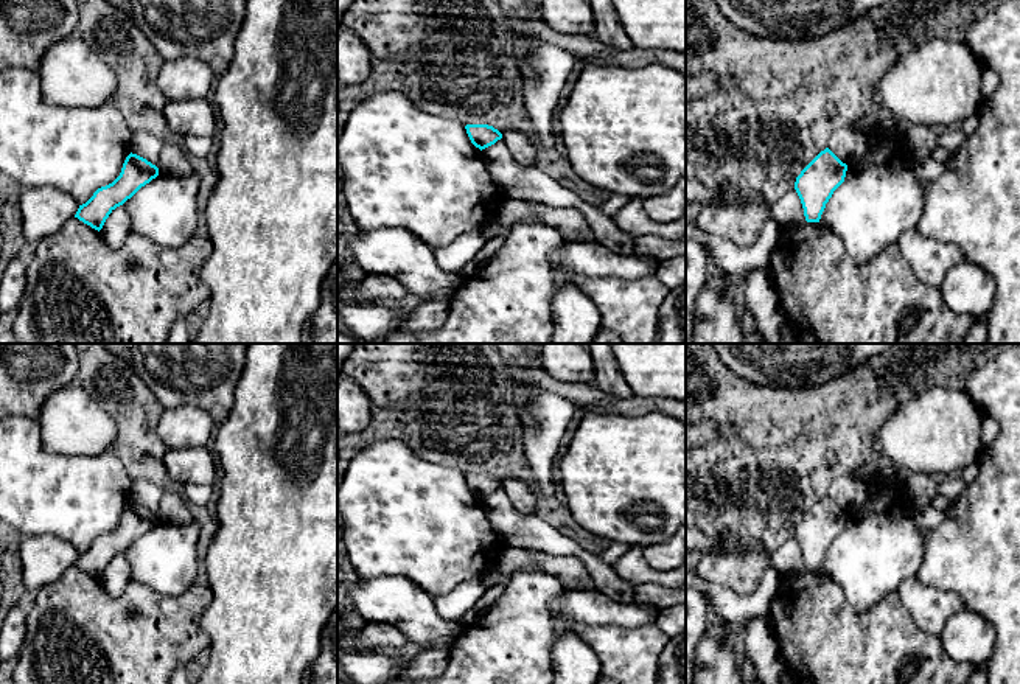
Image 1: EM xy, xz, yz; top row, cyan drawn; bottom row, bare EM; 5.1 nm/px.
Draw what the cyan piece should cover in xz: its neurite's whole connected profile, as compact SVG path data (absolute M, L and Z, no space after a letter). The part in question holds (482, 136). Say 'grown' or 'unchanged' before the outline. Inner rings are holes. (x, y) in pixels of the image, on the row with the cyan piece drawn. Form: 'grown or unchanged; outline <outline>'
unchanged; outline M466 124L465 129L471 143L480 151L502 138L502 134L488 124Z

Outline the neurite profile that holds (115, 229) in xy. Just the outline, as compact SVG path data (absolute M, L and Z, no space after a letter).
M123 205L112 210L100 232L110 247L121 247L126 236L131 233L128 210Z

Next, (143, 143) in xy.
M135 131L131 138L131 152L137 154L152 165L159 165L162 159L163 141L146 131Z

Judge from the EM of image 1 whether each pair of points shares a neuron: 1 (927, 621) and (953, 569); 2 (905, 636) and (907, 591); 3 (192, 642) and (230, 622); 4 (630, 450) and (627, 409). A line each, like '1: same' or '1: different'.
1: different
2: different
3: different
4: different

